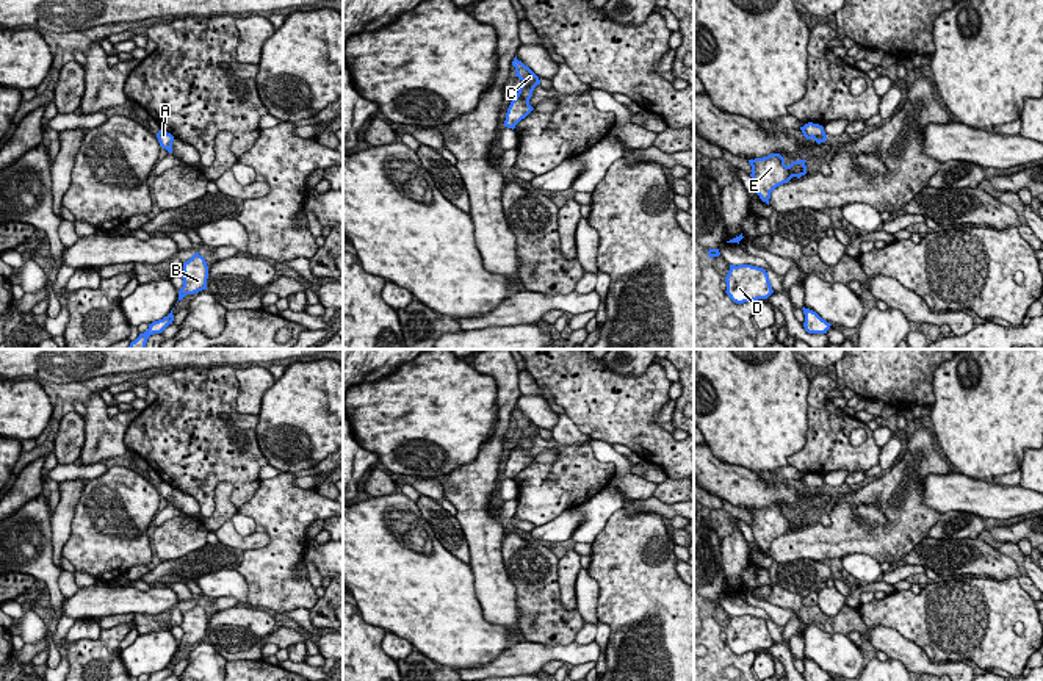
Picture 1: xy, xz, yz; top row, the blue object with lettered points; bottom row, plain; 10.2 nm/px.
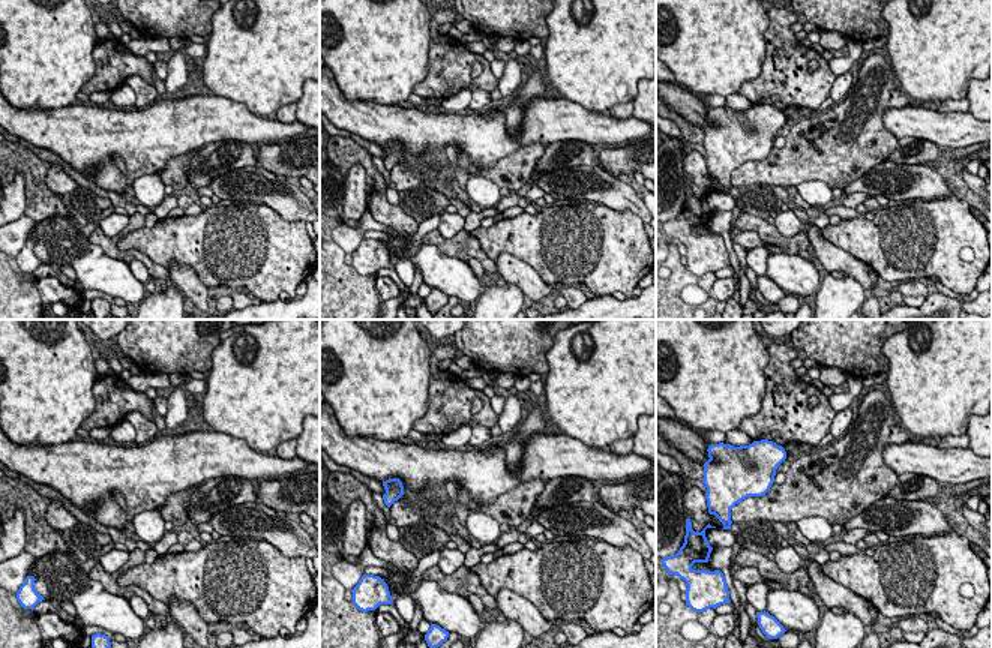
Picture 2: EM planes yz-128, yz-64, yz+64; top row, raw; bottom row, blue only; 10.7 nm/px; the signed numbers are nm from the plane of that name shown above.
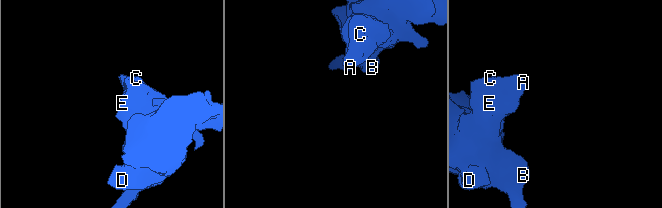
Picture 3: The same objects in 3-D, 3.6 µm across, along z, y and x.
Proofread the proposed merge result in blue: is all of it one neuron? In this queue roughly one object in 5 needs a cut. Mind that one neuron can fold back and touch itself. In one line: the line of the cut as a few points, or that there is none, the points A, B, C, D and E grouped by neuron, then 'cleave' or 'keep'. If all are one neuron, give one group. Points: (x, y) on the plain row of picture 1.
no cut | A B C D E | keep

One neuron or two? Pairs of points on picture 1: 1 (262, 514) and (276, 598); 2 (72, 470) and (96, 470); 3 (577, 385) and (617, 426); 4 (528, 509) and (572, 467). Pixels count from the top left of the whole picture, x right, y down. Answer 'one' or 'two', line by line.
1: one
2: one
3: one
4: one

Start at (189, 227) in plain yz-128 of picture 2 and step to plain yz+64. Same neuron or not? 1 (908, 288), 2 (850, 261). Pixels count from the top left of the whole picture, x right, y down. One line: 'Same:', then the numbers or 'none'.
Same: none

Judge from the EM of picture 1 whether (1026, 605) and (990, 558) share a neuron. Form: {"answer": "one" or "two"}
{"answer": "two"}

